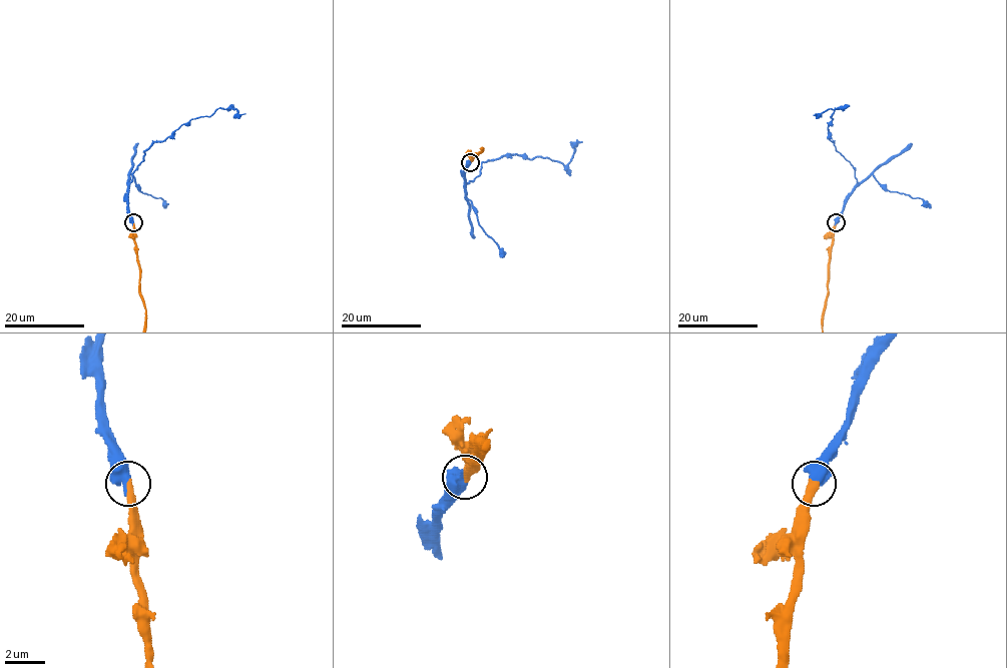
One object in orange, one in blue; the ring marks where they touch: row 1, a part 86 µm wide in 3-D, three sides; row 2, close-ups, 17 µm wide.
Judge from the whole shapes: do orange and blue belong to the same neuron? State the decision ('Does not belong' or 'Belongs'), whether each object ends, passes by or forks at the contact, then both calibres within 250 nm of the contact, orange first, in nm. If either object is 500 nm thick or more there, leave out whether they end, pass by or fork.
Belongs. Thickness 400 nm (orange) against 650 nm

